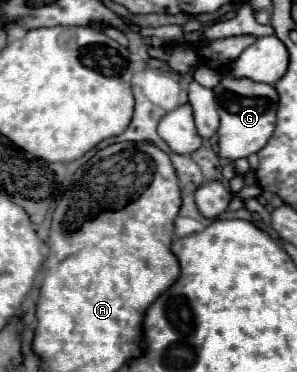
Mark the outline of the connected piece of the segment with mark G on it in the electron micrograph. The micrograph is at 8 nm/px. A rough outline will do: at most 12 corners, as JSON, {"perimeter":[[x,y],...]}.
{"perimeter":[[222,75],[220,157],[258,153],[276,127],[276,87]]}

